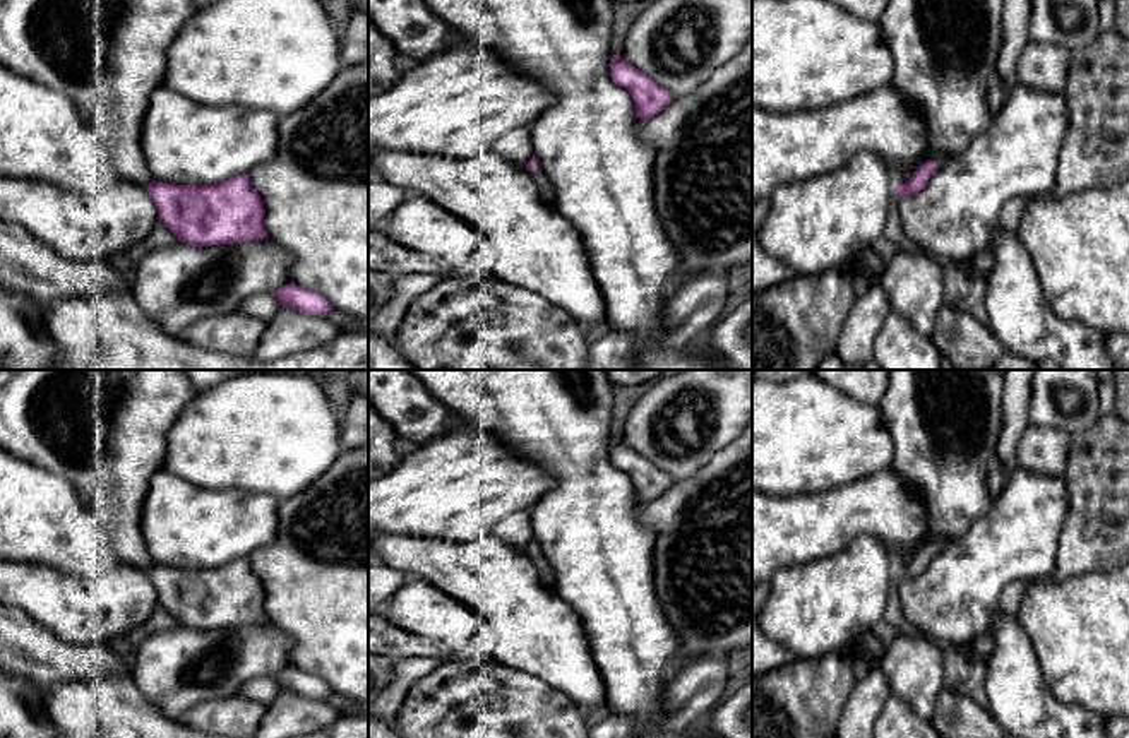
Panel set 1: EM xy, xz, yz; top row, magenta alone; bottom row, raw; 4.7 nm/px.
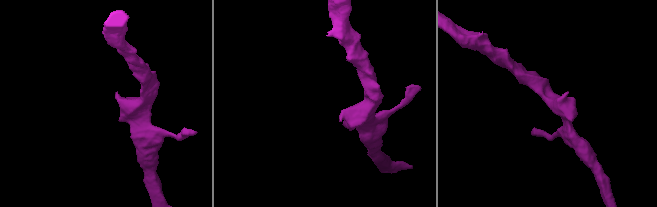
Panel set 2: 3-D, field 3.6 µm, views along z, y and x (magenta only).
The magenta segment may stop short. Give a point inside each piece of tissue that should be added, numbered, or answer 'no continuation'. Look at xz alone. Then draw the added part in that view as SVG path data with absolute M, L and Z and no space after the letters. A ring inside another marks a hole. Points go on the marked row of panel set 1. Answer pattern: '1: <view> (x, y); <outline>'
1: xz (538, 173); M536 161L536 170L535 170L535 171L529 171L529 173L531 173L531 176L536 180L536 183L538 183L547 193L552 192L550 180L548 180L548 176L545 175L540 161Z

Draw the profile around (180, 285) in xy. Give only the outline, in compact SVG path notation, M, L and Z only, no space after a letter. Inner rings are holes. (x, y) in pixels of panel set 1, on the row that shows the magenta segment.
M271 236L231 245L176 245L146 253L130 283L130 295L144 313L152 315L163 330L182 336L190 325L207 318L235 313L240 303L259 293L276 293L291 284L293 259Z

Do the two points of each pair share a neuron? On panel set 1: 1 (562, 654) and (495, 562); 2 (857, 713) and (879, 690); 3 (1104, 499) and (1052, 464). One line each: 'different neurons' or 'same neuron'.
1: same neuron
2: same neuron
3: different neurons

